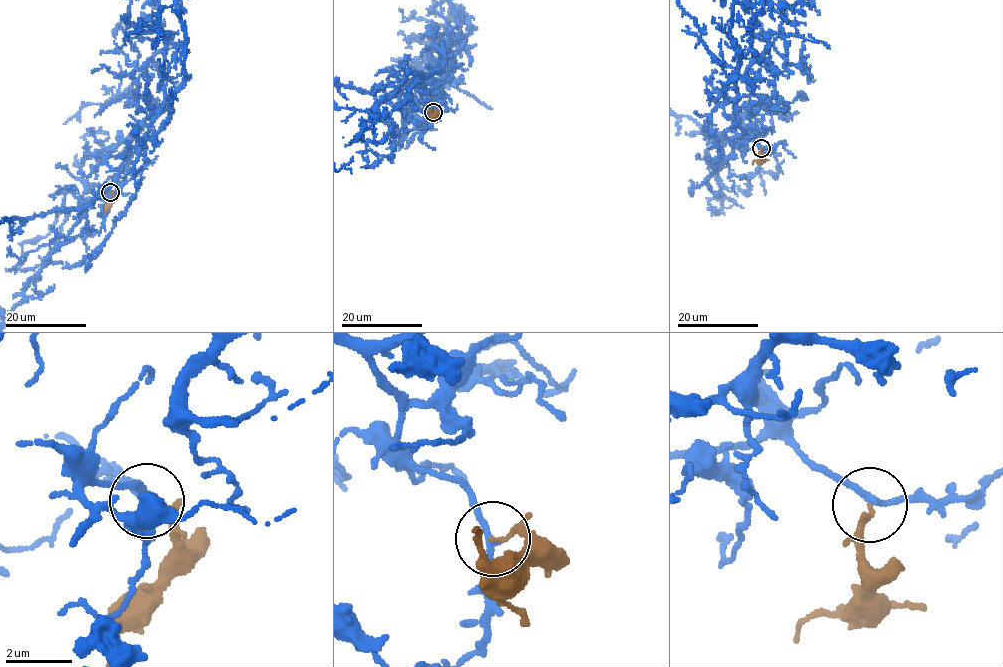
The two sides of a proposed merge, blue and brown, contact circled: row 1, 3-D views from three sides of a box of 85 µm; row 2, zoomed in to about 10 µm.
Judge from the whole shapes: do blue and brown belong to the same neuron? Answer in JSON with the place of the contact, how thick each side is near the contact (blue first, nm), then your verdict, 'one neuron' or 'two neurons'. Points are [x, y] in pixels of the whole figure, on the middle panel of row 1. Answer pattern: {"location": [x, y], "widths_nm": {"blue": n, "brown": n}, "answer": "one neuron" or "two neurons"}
{"location": [433, 112], "widths_nm": {"blue": 190, "brown": 160}, "answer": "two neurons"}

